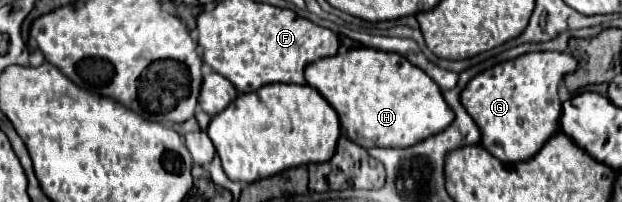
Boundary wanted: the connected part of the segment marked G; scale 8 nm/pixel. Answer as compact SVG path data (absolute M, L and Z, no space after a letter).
M532 52L518 56L516 60L508 60L502 64L496 64L494 68L478 74L468 82L468 86L462 90L460 100L466 108L466 112L474 118L482 132L482 144L490 154L500 158L502 162L522 162L528 160L540 146L544 146L544 140L552 138L558 128L558 120L562 114L562 102L558 98L558 84L564 78L564 74L570 74L576 70L578 62L564 52Z

